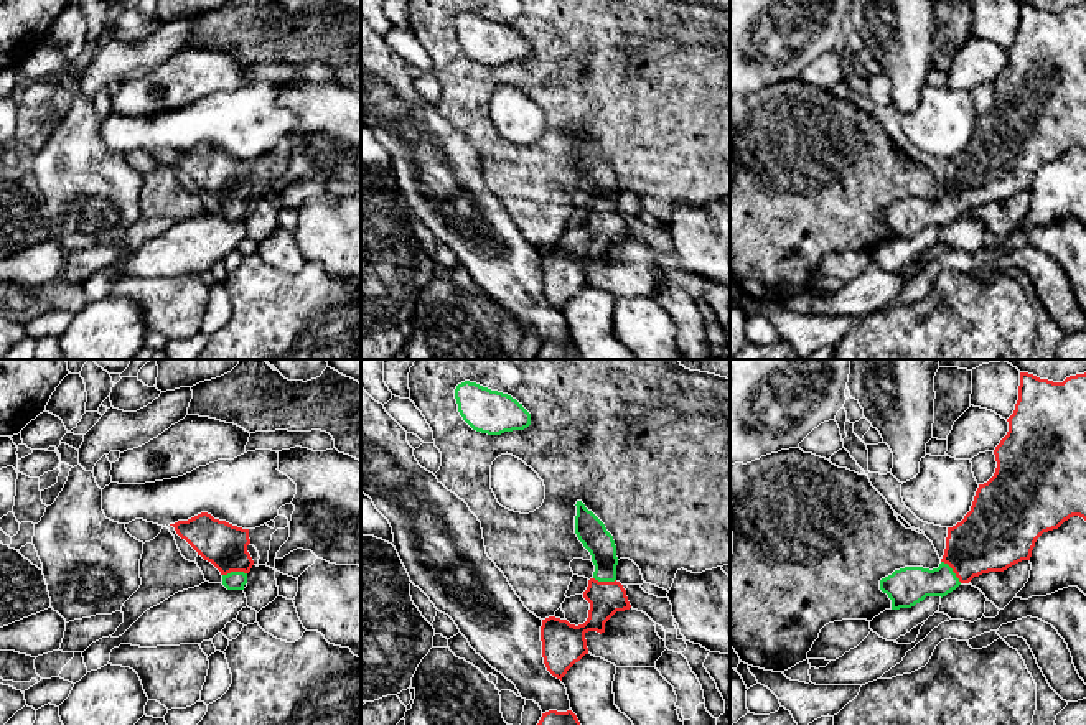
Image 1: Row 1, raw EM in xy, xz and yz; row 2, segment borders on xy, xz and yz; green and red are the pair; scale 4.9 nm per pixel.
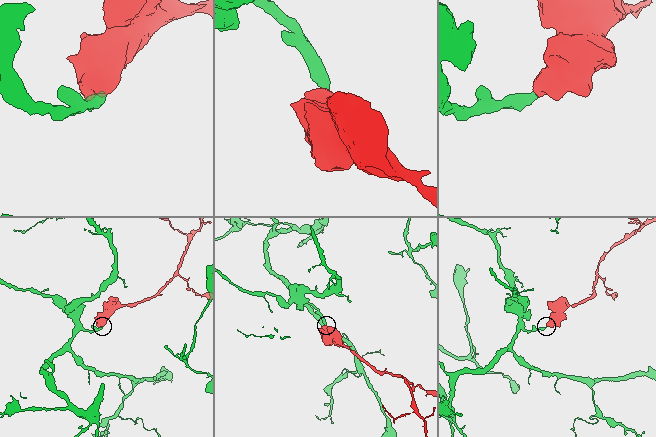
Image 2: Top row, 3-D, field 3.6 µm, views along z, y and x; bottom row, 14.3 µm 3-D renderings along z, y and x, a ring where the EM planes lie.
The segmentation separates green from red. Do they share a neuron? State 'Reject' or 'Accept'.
Accept

